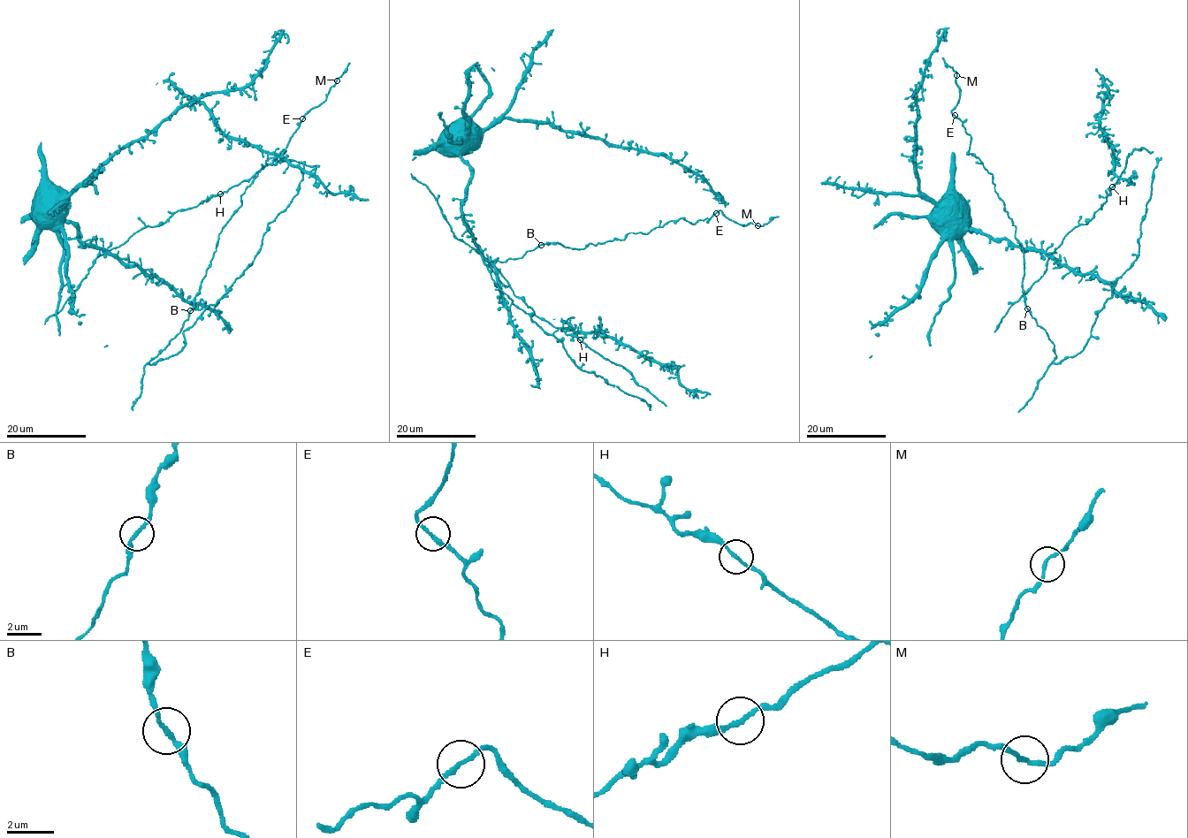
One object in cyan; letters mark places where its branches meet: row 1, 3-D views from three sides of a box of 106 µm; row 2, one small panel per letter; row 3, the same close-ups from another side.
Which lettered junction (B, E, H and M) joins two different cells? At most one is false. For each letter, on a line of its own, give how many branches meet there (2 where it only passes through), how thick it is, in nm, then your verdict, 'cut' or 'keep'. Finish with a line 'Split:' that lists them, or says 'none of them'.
B: 2 | 190 nm | keep
E: 2 | 180 nm | keep
H: 2 | 170 nm | keep
M: 2 | 170 nm | keep
Split: none of them

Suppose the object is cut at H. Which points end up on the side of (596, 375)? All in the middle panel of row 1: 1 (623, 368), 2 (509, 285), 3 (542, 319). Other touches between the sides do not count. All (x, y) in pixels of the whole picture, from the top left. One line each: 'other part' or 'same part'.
1: other part
2: other part
3: other part

